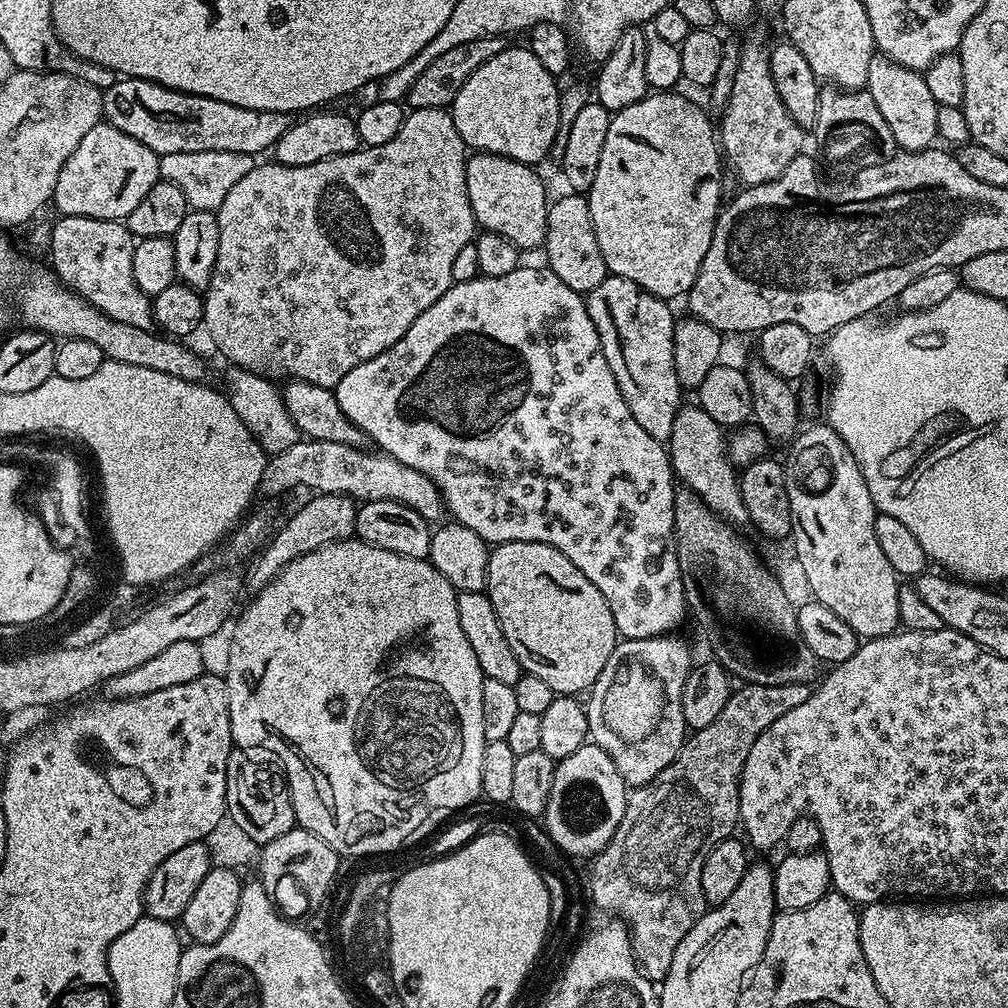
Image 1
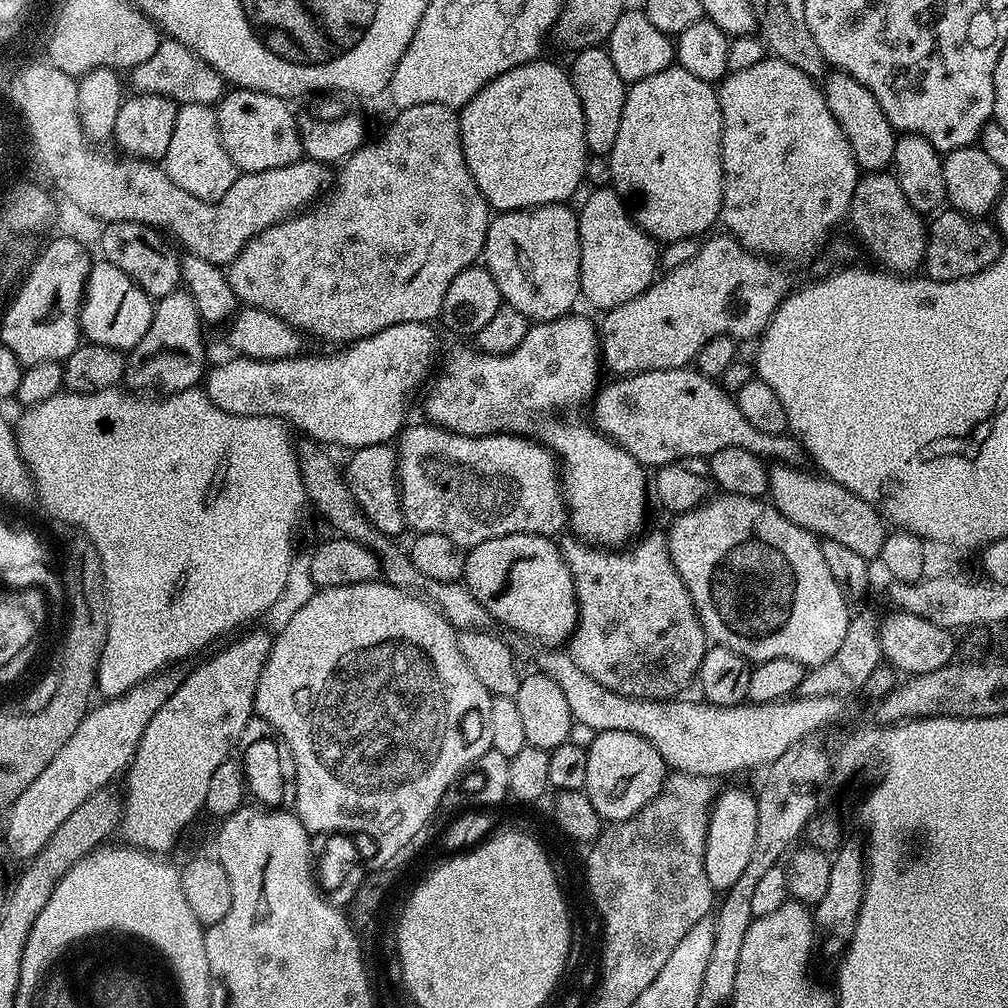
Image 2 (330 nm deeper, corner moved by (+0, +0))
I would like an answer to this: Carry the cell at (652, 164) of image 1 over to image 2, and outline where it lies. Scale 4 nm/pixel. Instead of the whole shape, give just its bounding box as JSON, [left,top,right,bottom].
[607,66,724,244]

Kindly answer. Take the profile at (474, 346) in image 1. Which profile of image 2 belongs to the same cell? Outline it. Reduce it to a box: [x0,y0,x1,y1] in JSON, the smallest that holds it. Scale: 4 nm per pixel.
[424,315,650,550]

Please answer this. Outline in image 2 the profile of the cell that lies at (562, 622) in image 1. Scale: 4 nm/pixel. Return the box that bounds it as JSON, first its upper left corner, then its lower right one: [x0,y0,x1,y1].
[462,534,580,646]

